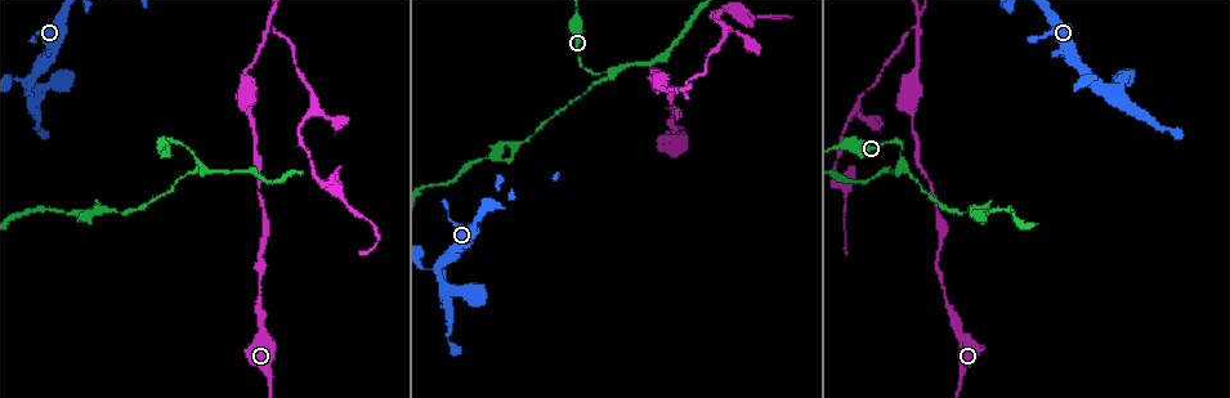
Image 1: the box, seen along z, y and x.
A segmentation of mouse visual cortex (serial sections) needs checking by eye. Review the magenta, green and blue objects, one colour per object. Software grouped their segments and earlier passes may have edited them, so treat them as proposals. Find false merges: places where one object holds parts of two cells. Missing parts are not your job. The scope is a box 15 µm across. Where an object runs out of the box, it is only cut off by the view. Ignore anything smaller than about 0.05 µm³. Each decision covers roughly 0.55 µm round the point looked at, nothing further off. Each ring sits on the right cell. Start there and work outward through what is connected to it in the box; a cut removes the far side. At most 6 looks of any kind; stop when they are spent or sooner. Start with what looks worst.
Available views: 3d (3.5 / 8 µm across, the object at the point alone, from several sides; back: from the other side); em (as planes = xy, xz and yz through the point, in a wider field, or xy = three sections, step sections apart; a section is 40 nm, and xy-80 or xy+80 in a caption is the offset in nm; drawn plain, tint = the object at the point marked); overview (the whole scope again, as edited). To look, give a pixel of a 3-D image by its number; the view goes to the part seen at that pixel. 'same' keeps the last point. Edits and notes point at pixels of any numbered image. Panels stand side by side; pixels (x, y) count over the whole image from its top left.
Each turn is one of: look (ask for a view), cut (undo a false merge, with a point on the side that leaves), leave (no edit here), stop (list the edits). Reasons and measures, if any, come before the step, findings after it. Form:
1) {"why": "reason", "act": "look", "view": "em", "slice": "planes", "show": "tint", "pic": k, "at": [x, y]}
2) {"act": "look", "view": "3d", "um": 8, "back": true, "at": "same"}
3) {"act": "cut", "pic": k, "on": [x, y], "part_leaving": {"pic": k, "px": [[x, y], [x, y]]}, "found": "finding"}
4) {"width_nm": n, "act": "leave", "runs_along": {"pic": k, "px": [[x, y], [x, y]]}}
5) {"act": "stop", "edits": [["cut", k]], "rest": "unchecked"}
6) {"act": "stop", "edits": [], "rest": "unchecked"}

{"act": "look", "view": "3d", "um": 3.5, "pic": 1, "at": [198, 163]}

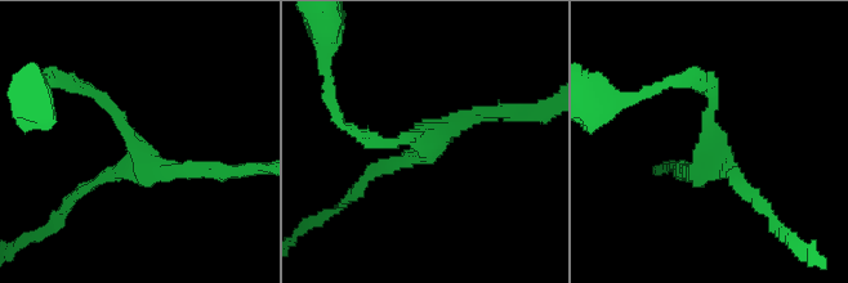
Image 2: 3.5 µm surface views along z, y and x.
{"why": "shape alone is not enough", "act": "look", "view": "em", "slice": "xy", "step": 2, "show": "tint", "pic": 2, "at": [425, 143]}

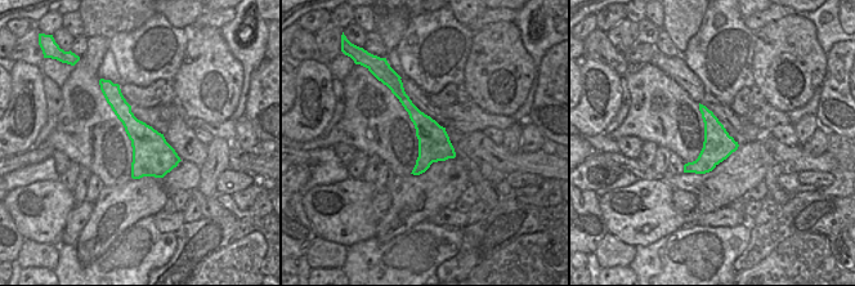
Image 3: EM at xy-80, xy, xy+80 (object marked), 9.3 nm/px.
{"width_nm": 300, "act": "leave", "runs_along": {"pic": 2, "px": [[710, 89], [706, 140], [746, 192]]}, "found": "one cell here"}

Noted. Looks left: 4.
{"act": "look", "view": "3d", "um": 3.5, "pic": 1, "at": [682, 92]}

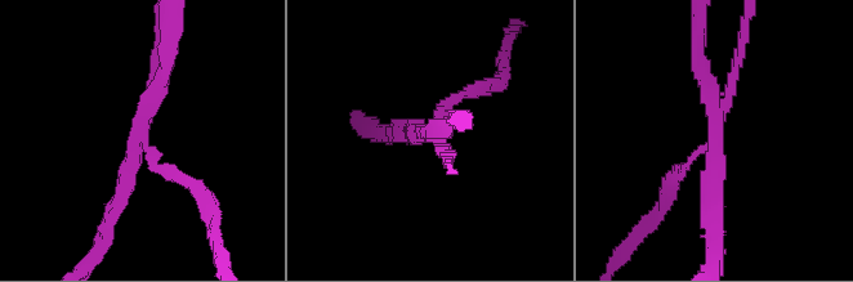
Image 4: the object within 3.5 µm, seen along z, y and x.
{"act": "cut", "pic": 4, "on": [162, 169], "part_leaving": {"pic": 4, "px": [[144, 143], [209, 202], [213, 222]]}, "found": "a second cell is stuck on"}

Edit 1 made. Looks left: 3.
{"why": "see it whole again", "act": "look", "view": "overview"}

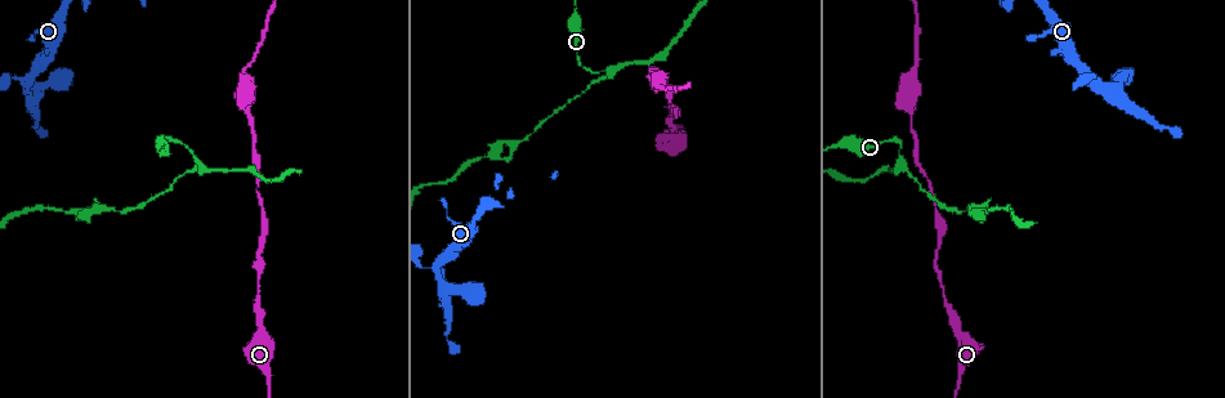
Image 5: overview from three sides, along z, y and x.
{"why": "sharp bend", "act": "look", "view": "3d", "um": 8, "back": true, "pic": 5, "at": [53, 78]}

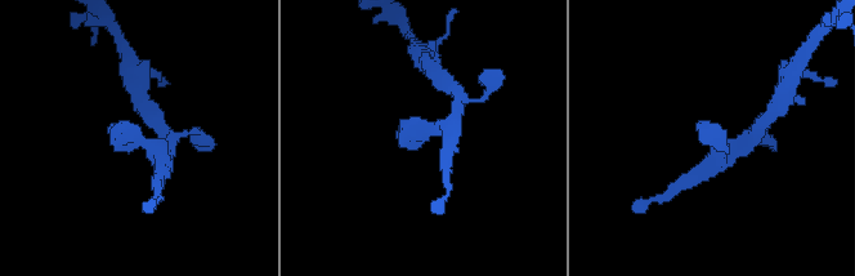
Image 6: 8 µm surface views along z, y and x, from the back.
{"why": "zoom in", "act": "look", "view": "3d", "um": 3.5, "pic": 6, "at": [133, 138]}

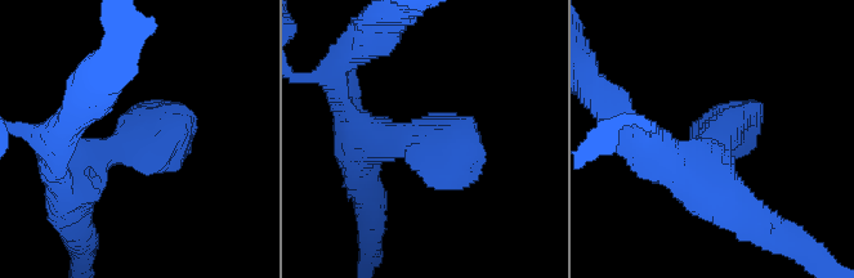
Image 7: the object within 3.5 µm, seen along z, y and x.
{"act": "leave", "found": "all the same cell"}

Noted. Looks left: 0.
{"act": "stop", "edits": [["cut", 4]], "rest": "unchecked"}

